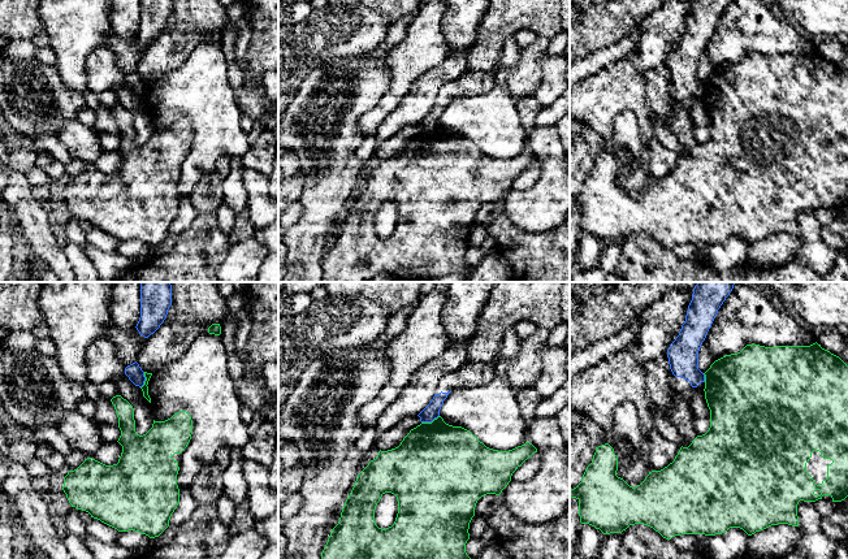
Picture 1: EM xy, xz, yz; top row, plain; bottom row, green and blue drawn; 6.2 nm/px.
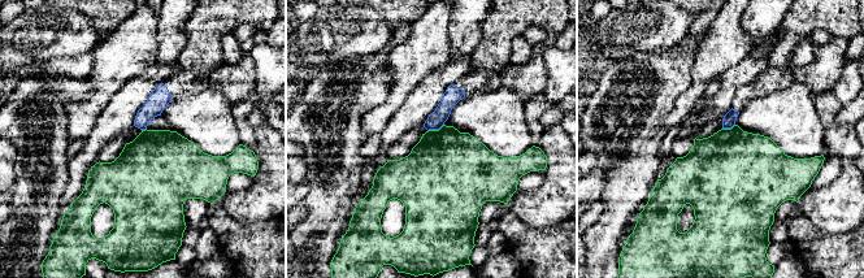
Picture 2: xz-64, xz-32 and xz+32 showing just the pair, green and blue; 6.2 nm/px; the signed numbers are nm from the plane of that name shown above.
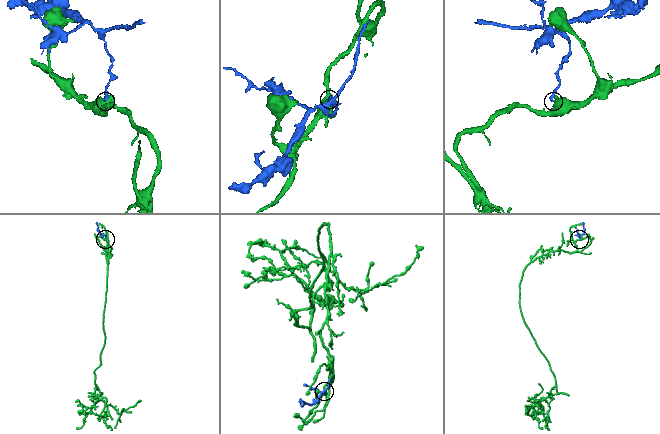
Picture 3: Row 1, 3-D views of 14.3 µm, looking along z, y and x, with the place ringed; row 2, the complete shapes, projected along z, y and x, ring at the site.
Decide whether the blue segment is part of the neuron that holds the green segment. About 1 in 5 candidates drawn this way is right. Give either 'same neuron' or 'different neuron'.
different neuron

